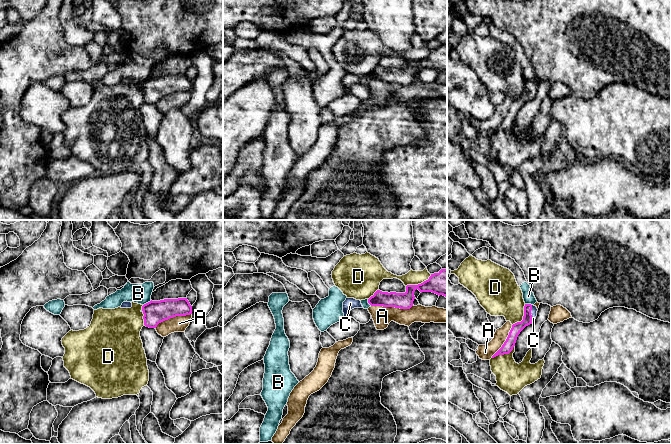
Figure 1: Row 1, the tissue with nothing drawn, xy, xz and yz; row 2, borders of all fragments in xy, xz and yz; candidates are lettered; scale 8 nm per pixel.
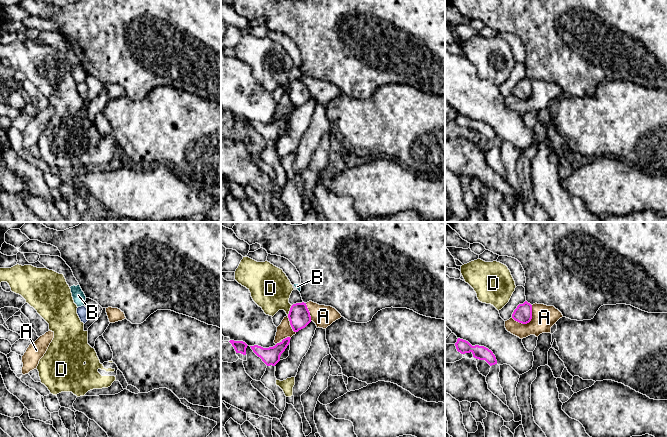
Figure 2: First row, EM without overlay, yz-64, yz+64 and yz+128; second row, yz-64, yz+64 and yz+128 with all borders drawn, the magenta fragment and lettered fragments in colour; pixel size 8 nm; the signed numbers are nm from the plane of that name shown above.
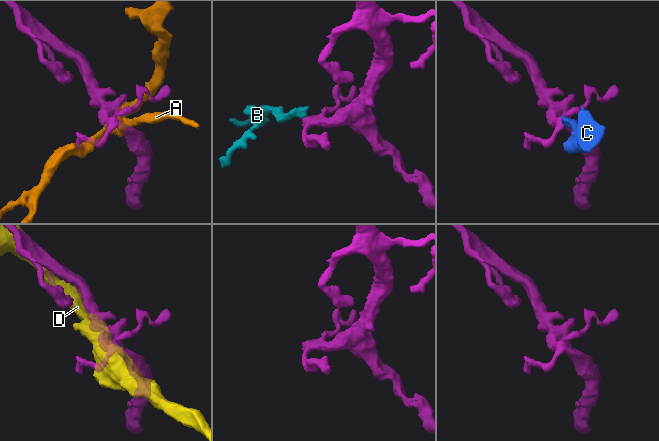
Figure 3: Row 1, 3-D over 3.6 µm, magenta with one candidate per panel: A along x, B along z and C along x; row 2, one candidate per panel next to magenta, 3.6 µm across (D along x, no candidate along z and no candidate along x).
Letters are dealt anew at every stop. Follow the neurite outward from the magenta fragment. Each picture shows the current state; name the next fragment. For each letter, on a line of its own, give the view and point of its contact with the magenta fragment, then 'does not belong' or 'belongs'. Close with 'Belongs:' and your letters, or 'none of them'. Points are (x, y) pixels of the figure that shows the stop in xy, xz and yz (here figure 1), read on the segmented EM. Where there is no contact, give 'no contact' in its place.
A: contact xz (392, 306); does not belong
B: contact xy (148, 302); does not belong
C: contact yz (530, 314); belongs
D: contact xz (419, 284); does not belong
Belongs: C

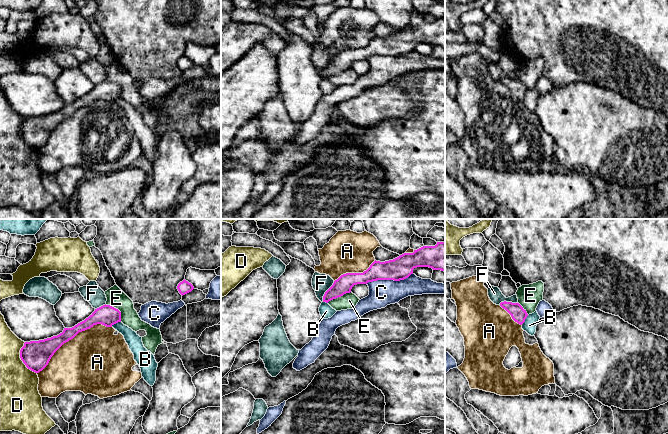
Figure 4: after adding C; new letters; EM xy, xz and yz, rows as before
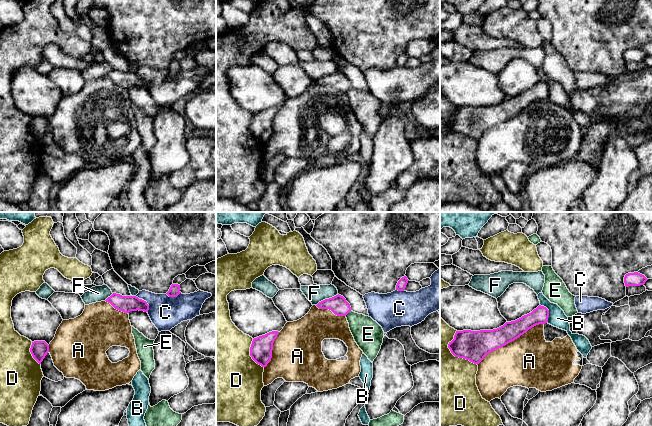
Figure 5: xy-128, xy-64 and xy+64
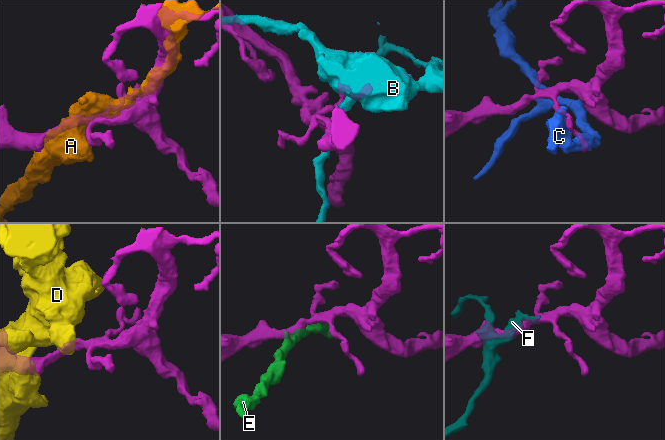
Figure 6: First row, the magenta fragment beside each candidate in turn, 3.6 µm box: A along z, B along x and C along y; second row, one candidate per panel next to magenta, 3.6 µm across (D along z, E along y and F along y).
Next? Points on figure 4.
A: contact xy (72, 338); does not belong
B: contact xy (115, 323); does not belong
C: contact xz (389, 279); does not belong
D: contact xy (21, 359); does not belong
E: contact xy (117, 309); does not belong
F: contact xz (326, 291); does not belong
Belongs: none of them

